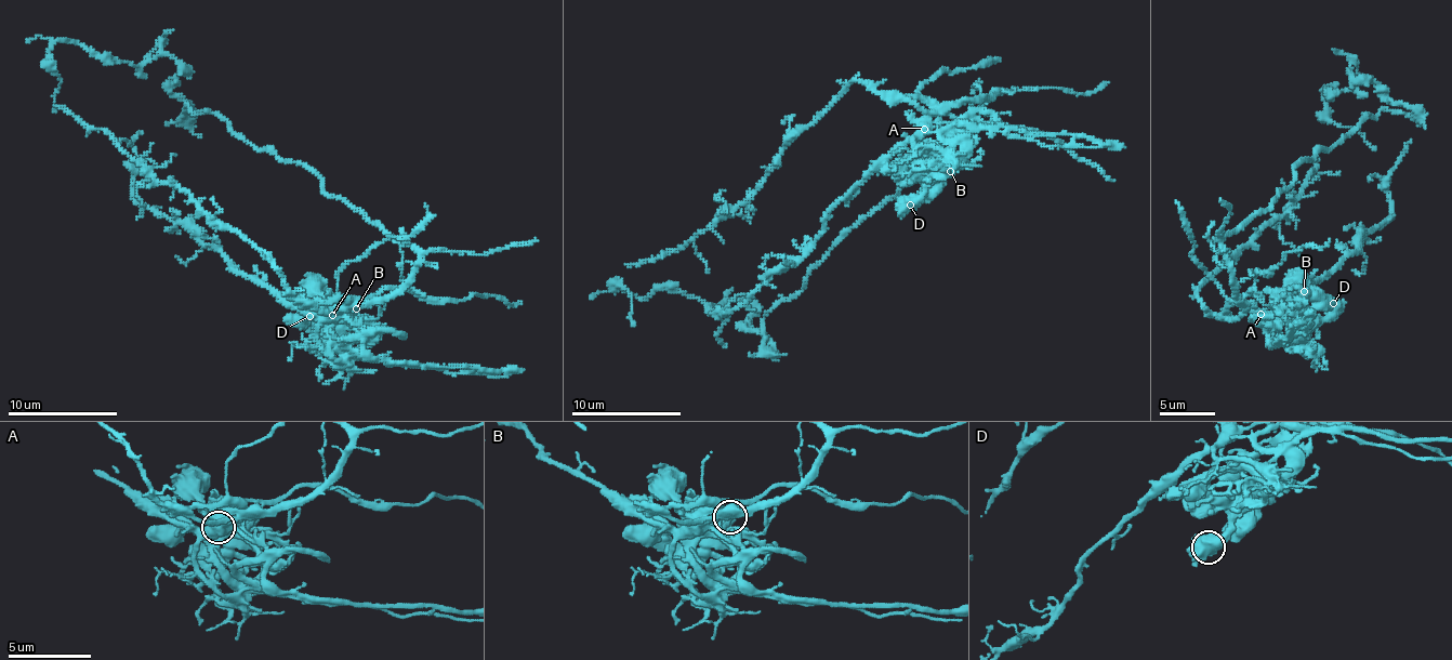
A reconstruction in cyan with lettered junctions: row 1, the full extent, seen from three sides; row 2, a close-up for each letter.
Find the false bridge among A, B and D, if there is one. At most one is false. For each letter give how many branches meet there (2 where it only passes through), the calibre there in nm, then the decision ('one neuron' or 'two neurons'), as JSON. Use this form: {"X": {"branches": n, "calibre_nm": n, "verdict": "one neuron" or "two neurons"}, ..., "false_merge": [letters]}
{"A": {"branches": 5, "calibre_nm": 500, "verdict": "two neurons"}, "B": {"branches": 4, "calibre_nm": 460, "verdict": "one neuron"}, "D": {"branches": 4, "calibre_nm": 600, "verdict": "one neuron"}, "false_merge": ["A"]}

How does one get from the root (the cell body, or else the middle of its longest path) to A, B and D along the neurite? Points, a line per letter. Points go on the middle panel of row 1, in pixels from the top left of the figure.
A: (940, 160), (949, 150), (956, 132), (995, 91), (973, 102), (954, 103), (923, 129)
B: (940, 160), (956, 132), (995, 91), (949, 107), (953, 118), (965, 119), (969, 128), (940, 143), (950, 171)
D: (940, 160), (956, 132), (995, 91), (973, 102), (954, 103), (913, 140), (937, 161), (936, 177), (910, 205)

